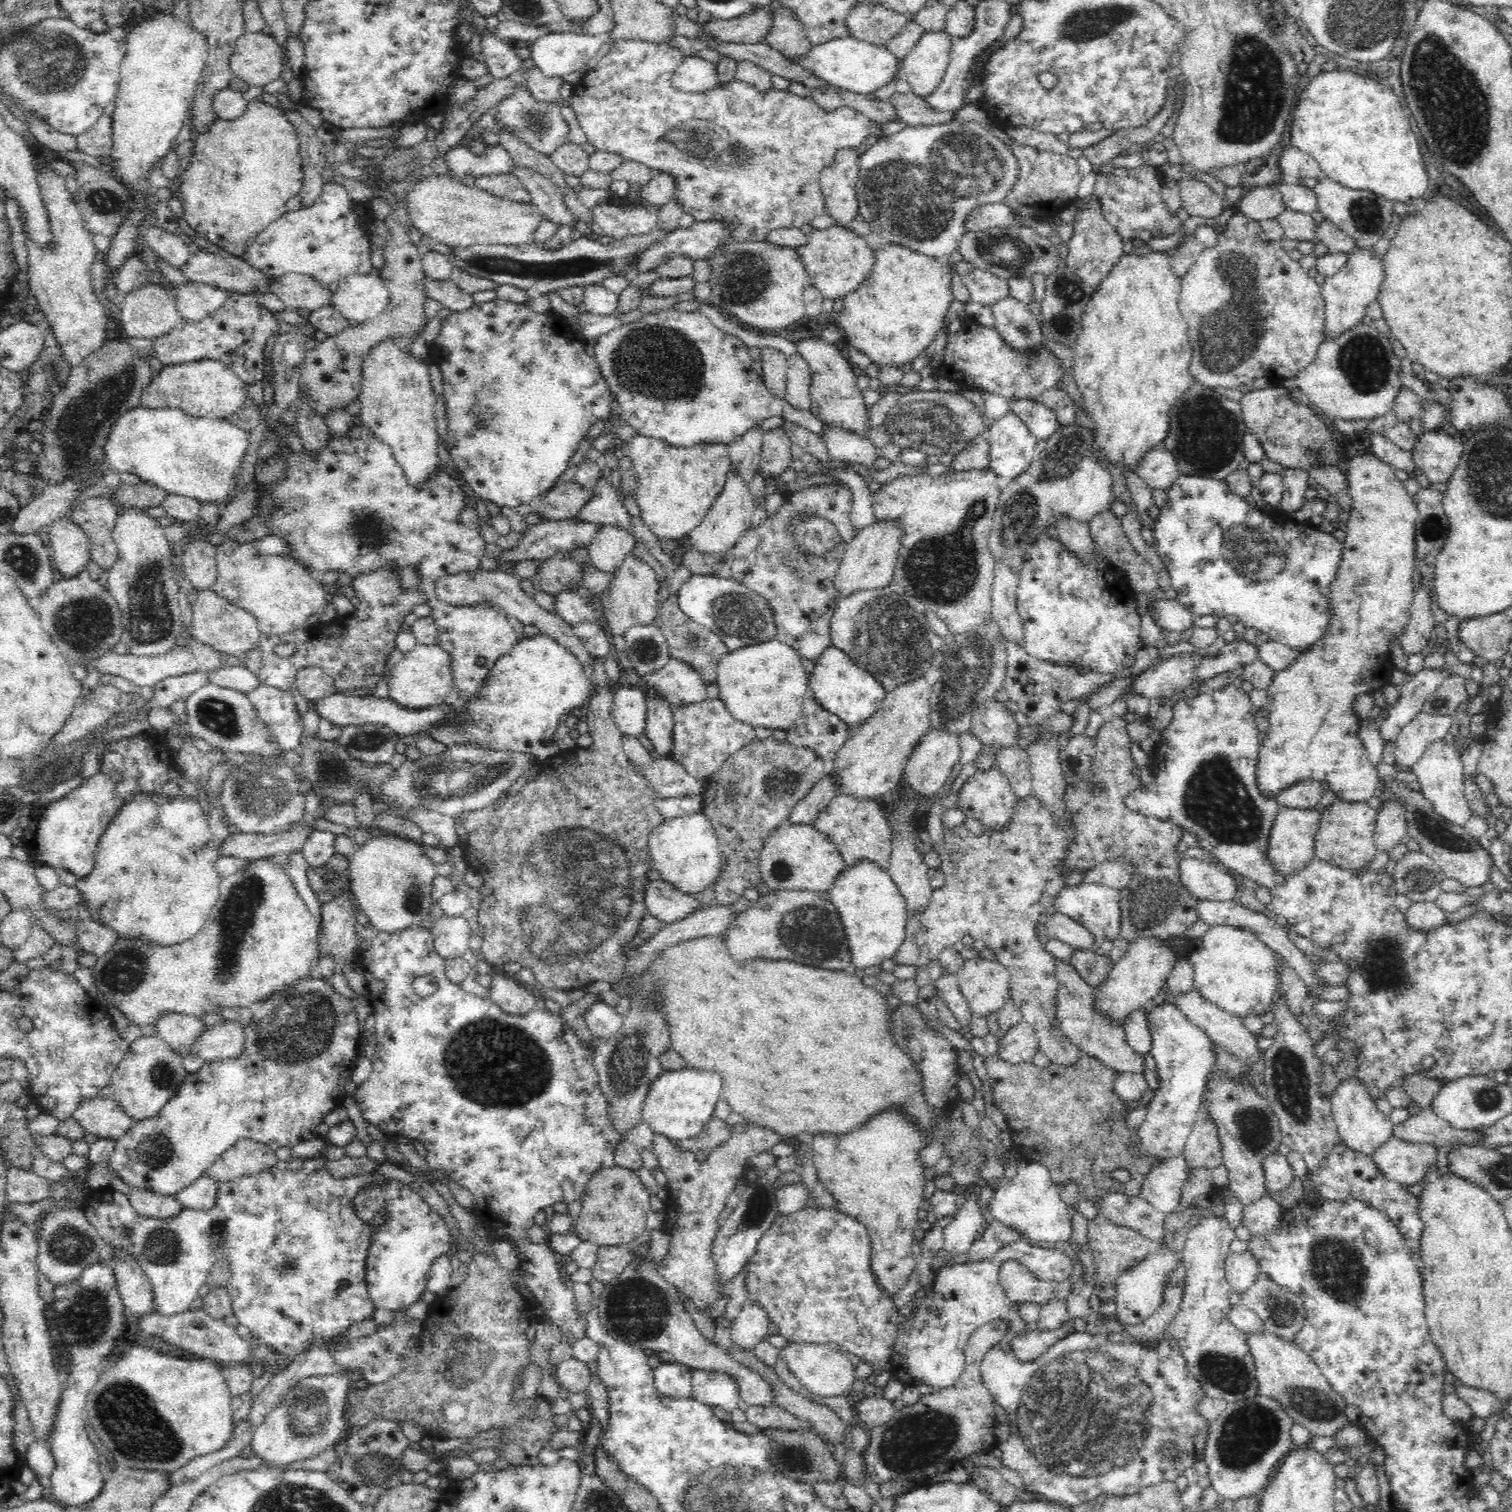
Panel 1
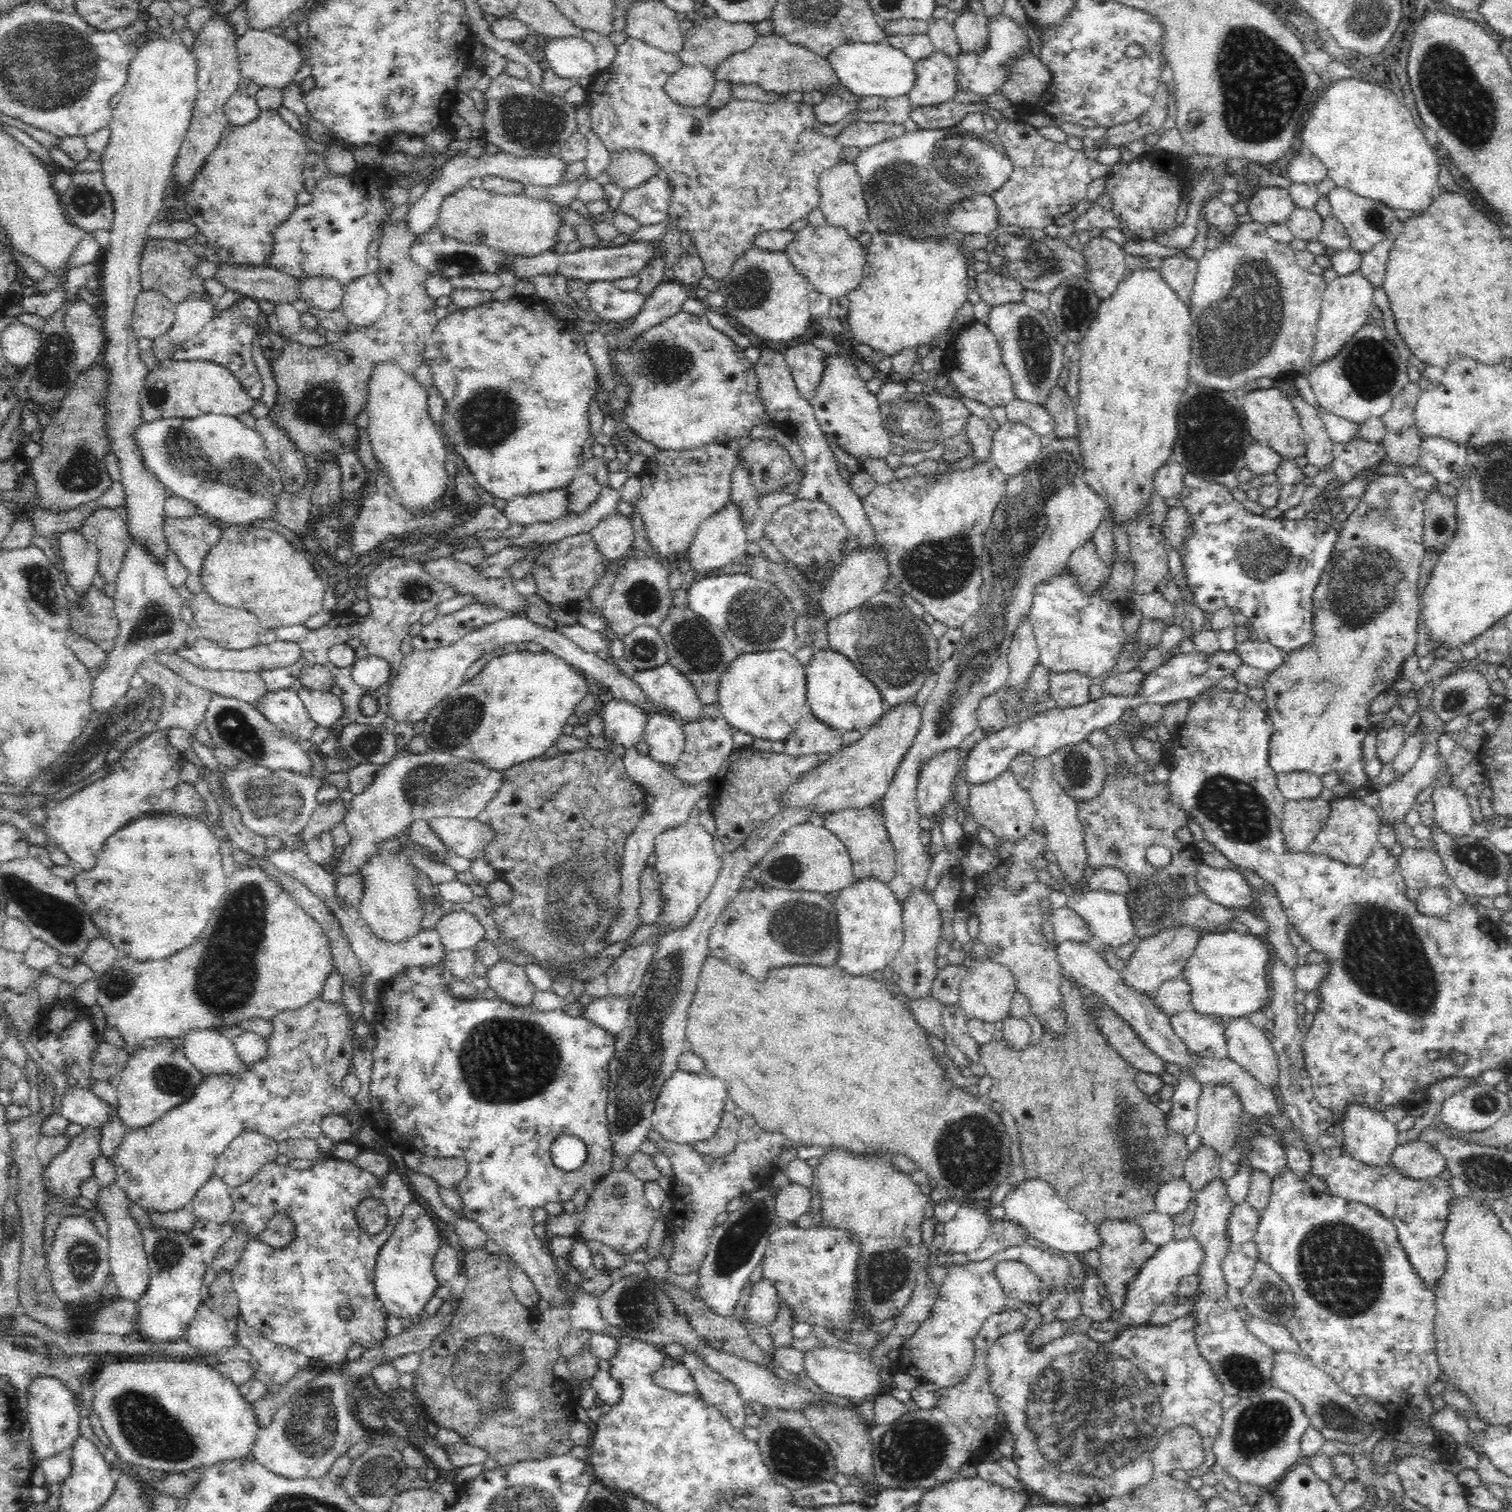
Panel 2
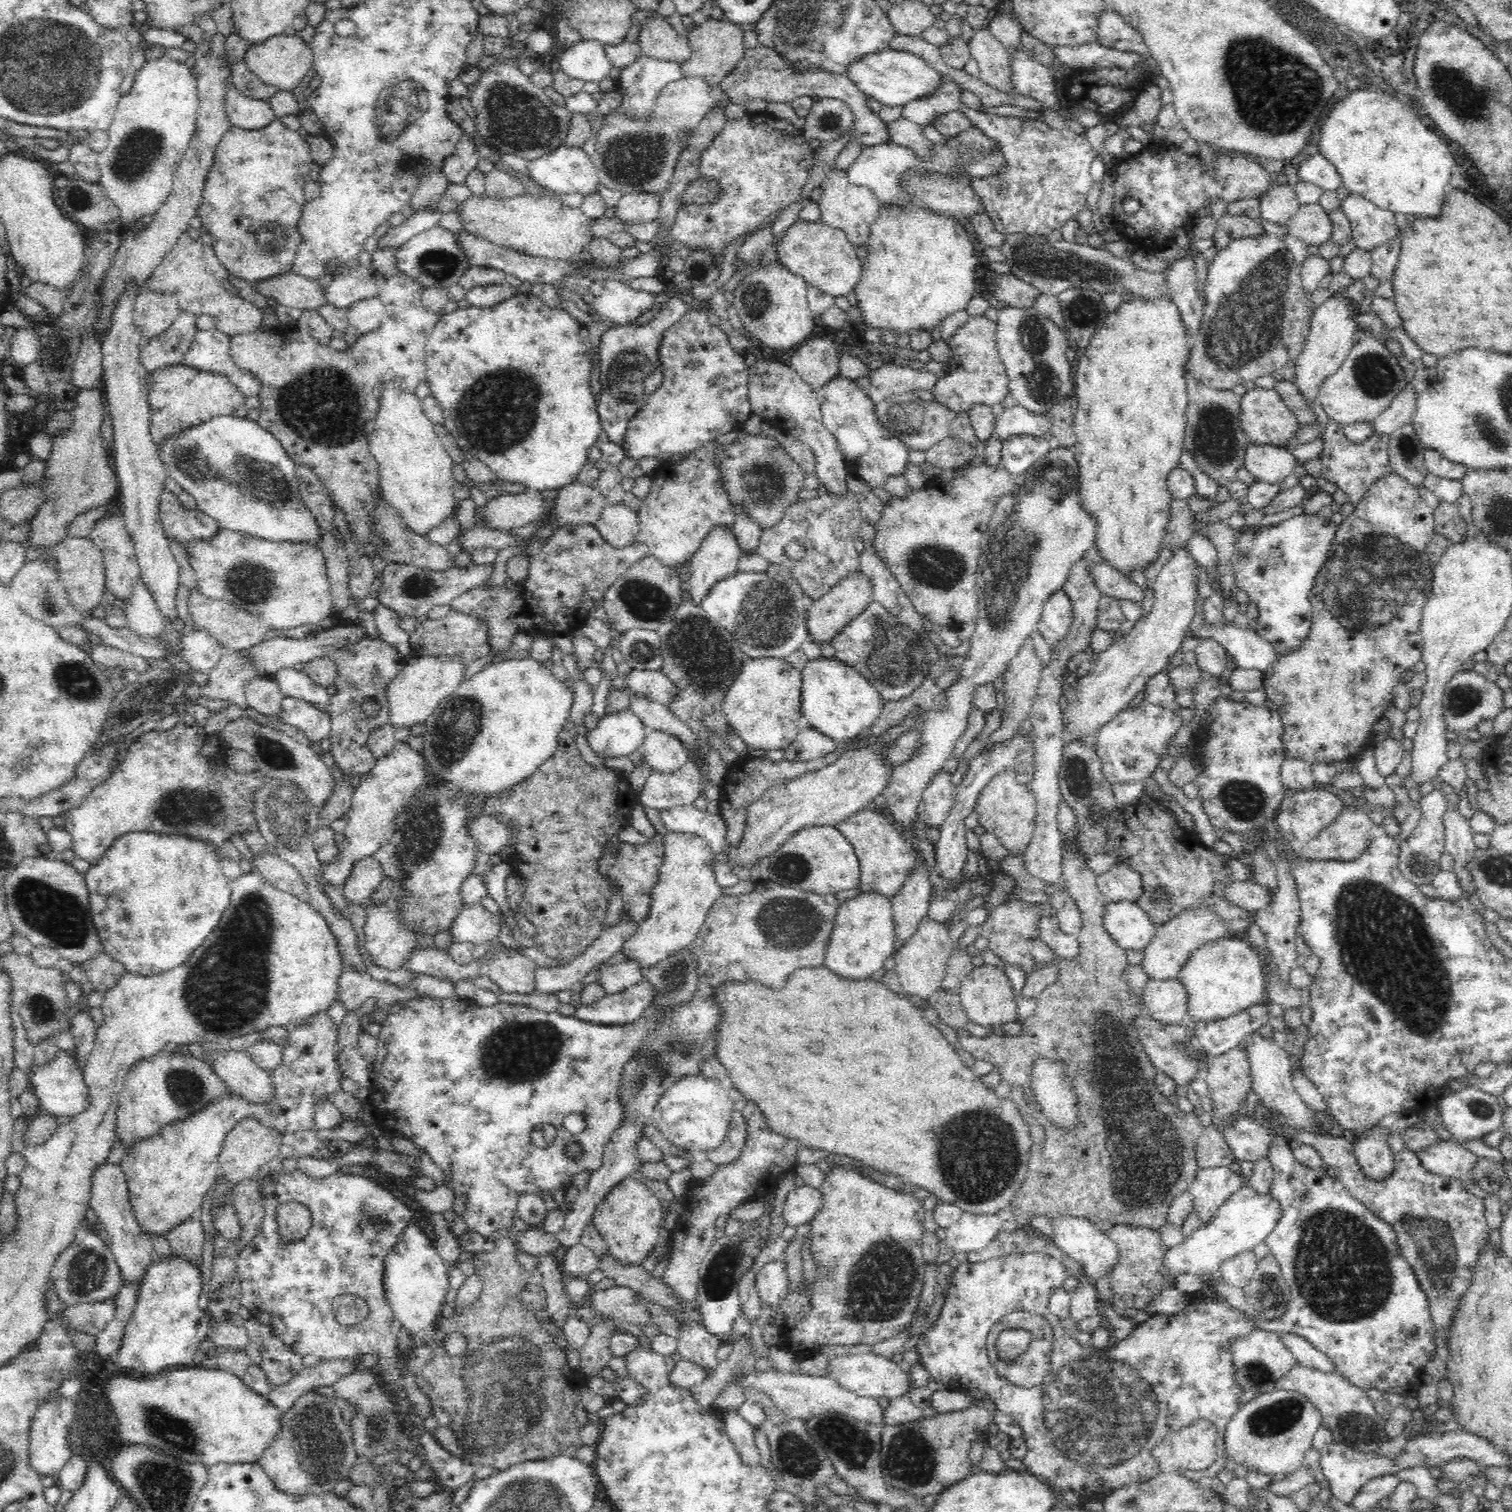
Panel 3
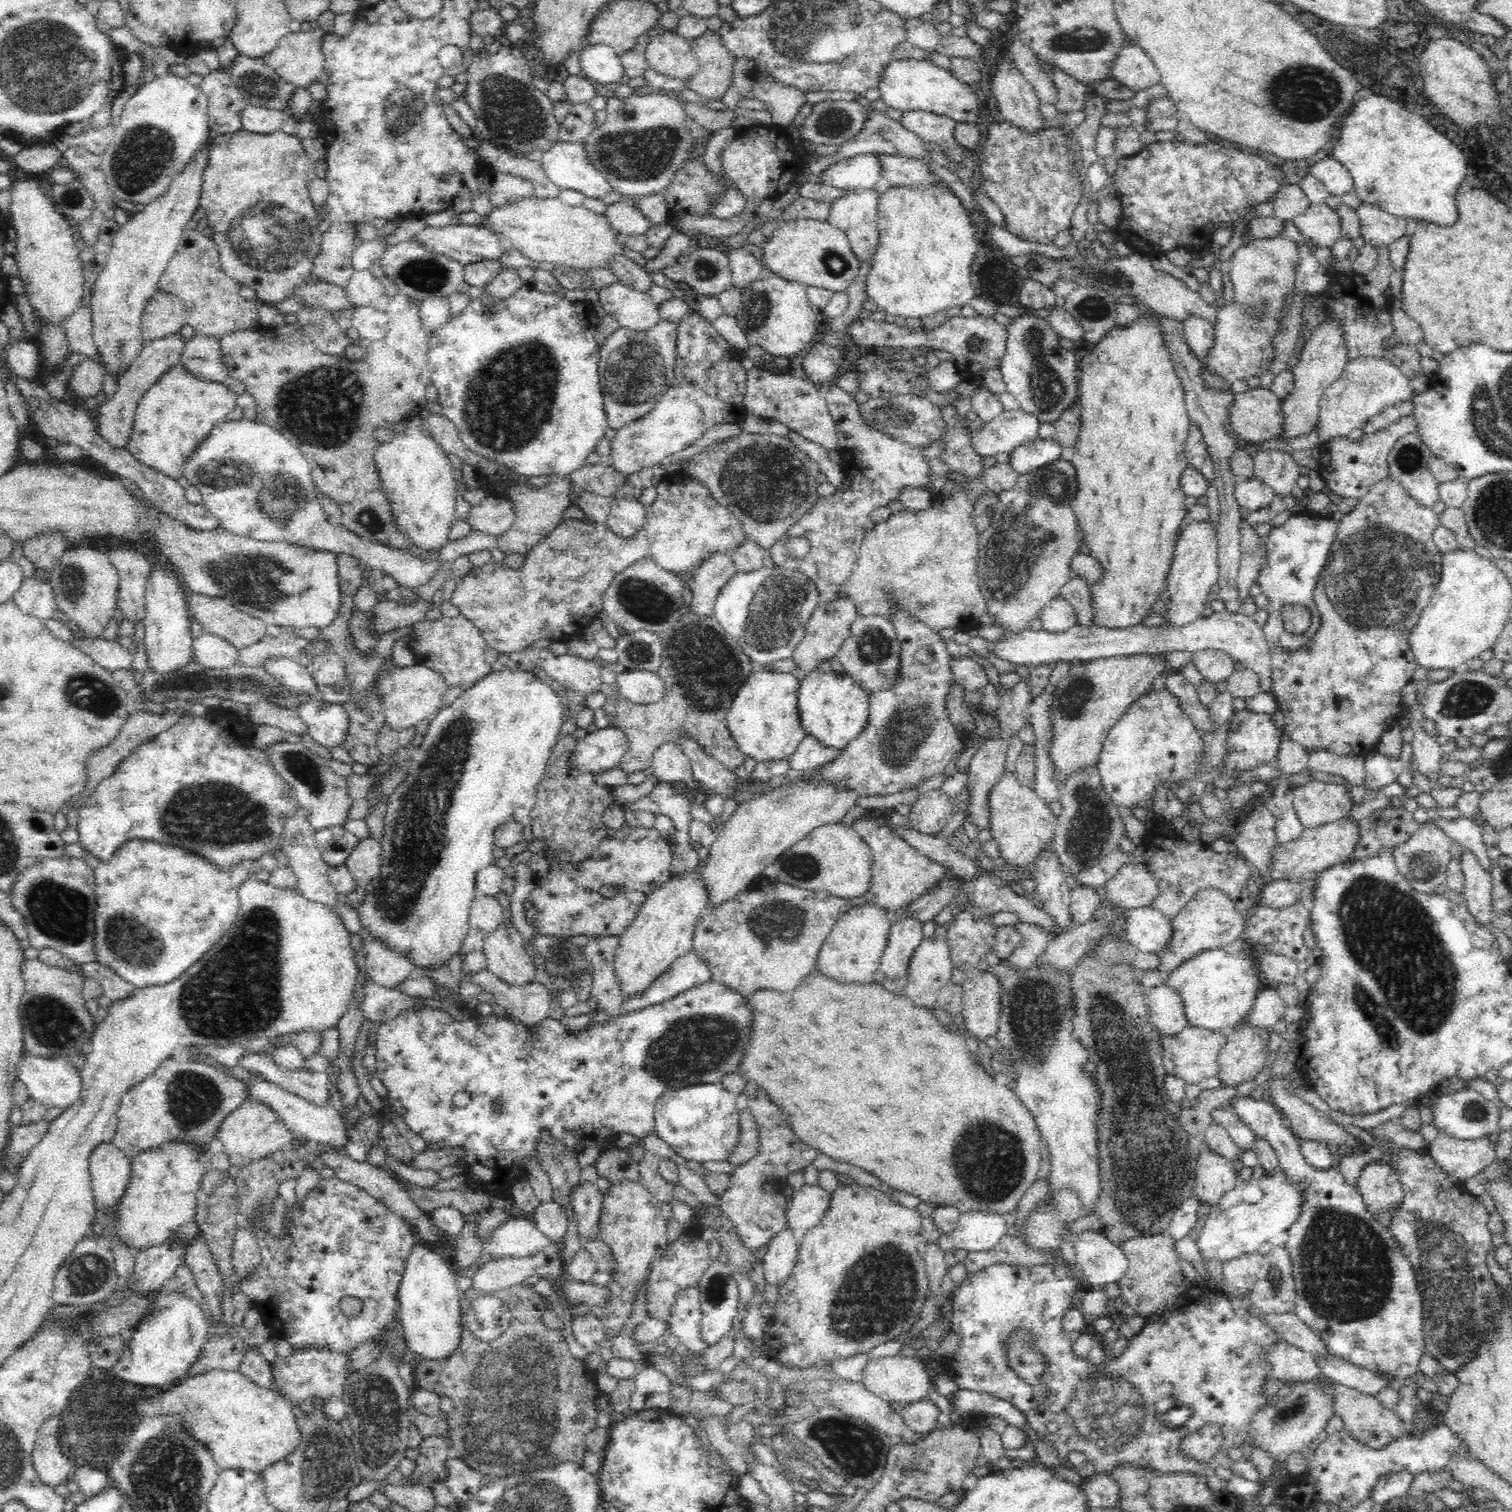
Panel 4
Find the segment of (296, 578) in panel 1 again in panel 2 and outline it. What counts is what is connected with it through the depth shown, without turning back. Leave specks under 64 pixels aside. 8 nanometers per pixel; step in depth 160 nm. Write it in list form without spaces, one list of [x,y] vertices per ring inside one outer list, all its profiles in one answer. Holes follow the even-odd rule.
[[[229,527],[221,532],[220,540],[208,550],[199,570],[199,580],[212,600],[226,606],[245,608],[253,612],[264,629],[304,625],[307,618],[322,612],[324,584],[320,571],[306,558],[306,552],[294,547],[278,531],[258,527]]]

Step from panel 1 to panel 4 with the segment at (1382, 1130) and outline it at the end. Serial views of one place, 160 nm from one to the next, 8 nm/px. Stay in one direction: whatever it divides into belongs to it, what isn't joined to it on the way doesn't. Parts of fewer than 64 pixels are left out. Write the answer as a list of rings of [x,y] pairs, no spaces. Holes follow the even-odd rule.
[[[1373,1161],[1361,1170],[1357,1188],[1366,1210],[1389,1226],[1392,1216],[1404,1208],[1406,1193],[1390,1163]]]

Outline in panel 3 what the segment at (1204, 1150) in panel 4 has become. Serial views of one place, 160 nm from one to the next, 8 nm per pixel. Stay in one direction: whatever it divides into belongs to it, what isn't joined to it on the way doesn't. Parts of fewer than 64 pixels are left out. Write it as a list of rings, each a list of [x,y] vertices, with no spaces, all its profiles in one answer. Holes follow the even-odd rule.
[[[1230,1166],[1199,1168],[1189,1193],[1193,1196],[1193,1210],[1198,1211],[1202,1224],[1210,1222],[1220,1205],[1240,1188],[1243,1188],[1243,1176],[1240,1173],[1232,1172]]]

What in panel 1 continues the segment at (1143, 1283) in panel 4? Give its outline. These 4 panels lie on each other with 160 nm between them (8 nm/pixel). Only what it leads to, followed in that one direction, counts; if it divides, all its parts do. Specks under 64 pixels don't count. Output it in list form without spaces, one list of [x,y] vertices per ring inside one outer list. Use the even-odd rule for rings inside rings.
[[[1099,1212],[1093,1219],[1088,1221],[1087,1240],[1088,1246],[1094,1255],[1094,1261],[1097,1264],[1094,1294],[1102,1302],[1114,1300],[1117,1292],[1116,1278],[1123,1271],[1144,1260],[1154,1249],[1150,1239],[1142,1236],[1137,1230],[1113,1223],[1102,1212]]]

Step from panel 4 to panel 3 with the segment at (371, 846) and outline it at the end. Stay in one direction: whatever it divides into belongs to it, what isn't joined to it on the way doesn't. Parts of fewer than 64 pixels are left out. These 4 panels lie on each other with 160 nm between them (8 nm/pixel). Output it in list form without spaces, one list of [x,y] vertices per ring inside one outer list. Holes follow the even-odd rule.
[[[373,855],[363,856],[351,868],[343,888],[344,897],[359,906],[365,906],[385,877],[382,864]]]

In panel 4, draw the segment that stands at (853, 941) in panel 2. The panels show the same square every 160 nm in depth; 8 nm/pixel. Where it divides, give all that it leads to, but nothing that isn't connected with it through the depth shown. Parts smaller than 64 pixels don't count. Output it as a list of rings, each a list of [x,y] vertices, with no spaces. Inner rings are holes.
[[[866,904],[857,906],[847,911],[845,916],[837,920],[832,932],[822,944],[816,960],[815,973],[823,974],[838,983],[869,983],[873,982],[876,971],[879,970],[883,952],[887,948],[891,923],[883,909],[876,905]]]

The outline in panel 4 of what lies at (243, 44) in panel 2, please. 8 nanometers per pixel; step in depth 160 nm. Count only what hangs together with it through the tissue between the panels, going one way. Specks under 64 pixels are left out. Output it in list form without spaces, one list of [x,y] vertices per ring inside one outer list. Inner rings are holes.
[[[319,27],[303,28],[283,36],[276,50],[262,59],[296,87],[305,88],[325,72],[322,40],[325,32]]]

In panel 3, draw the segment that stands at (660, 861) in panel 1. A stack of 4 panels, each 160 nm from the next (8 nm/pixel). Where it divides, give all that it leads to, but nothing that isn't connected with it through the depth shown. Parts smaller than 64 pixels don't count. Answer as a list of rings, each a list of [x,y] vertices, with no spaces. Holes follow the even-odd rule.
[[[635,791],[637,802],[638,804],[642,805],[644,812],[647,812],[648,818],[650,819],[650,821],[652,821],[654,827],[656,827],[657,838],[659,839],[662,838],[662,842],[664,843],[664,848],[666,851],[664,864],[662,864],[662,868],[659,870],[660,874],[659,874],[658,882],[654,885],[654,888],[652,889],[651,892],[650,910],[648,910],[646,919],[644,919],[643,922],[640,925],[638,925],[638,928],[635,930],[634,934],[632,934],[632,936],[627,938],[626,942],[624,942],[623,948],[621,949],[622,954],[626,956],[625,961],[630,961],[630,963],[638,965],[638,969],[644,972],[644,971],[649,971],[652,968],[658,967],[658,964],[668,961],[671,958],[671,956],[676,956],[678,952],[691,949],[692,944],[696,941],[697,935],[700,933],[700,930],[702,929],[702,926],[705,924],[705,920],[708,917],[710,908],[714,905],[714,901],[716,901],[719,897],[722,897],[723,894],[722,894],[722,887],[720,887],[720,885],[718,885],[718,883],[716,882],[714,871],[712,869],[714,864],[715,854],[709,848],[709,843],[706,842],[704,838],[694,833],[670,832],[668,830],[665,830],[664,823],[660,818],[660,812],[657,809],[648,808],[648,806],[641,804],[640,794],[642,794],[642,791]]]

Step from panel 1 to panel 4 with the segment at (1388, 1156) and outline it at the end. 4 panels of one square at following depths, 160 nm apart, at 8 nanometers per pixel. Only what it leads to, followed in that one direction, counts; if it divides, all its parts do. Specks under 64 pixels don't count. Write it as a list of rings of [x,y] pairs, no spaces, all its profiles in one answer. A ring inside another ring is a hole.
[[[1442,1133],[1426,1146],[1426,1150],[1444,1172],[1461,1182],[1484,1172],[1498,1158],[1496,1144],[1492,1144],[1488,1135],[1466,1140]]]

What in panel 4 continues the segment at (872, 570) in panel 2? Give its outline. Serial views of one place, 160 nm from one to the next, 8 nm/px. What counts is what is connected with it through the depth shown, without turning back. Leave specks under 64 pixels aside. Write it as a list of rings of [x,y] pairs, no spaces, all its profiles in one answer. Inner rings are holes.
[[[841,596],[824,598],[818,604],[818,608],[814,610],[807,624],[804,638],[796,645],[792,653],[792,662],[794,662],[794,670],[791,673],[802,680],[810,672],[818,671],[820,664],[836,658],[838,650],[844,644],[844,641],[849,636],[851,624],[857,617],[857,610],[854,603]]]

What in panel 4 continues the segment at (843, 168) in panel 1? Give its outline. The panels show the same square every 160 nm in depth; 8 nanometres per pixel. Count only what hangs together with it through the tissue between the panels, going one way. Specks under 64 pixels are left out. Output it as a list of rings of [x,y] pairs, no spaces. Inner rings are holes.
[[[874,189],[847,192],[832,204],[829,224],[845,232],[850,248],[860,262],[874,262],[880,242],[877,220],[878,193]]]

